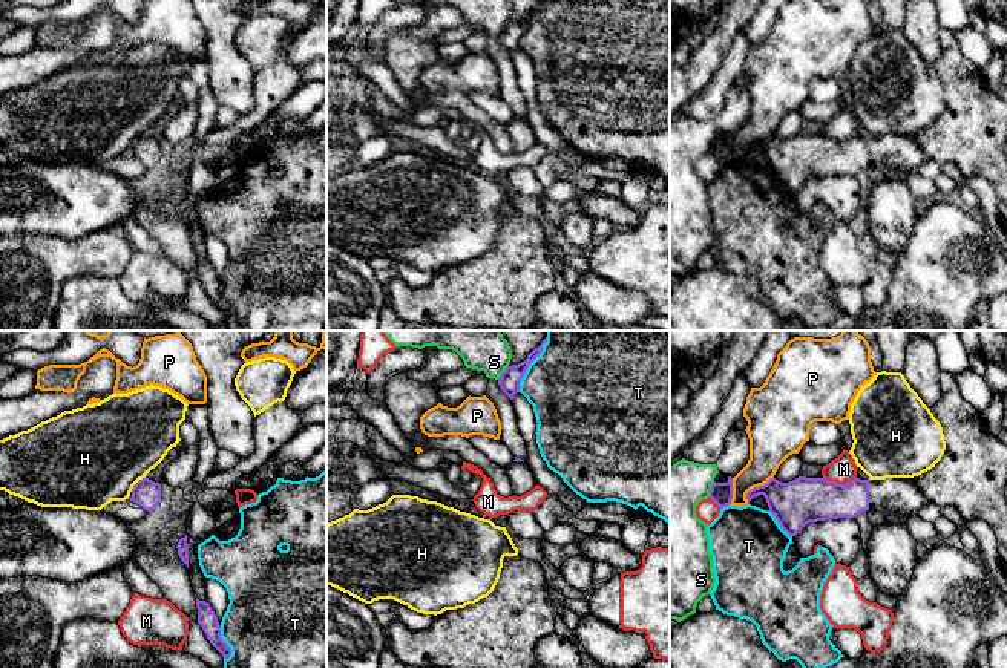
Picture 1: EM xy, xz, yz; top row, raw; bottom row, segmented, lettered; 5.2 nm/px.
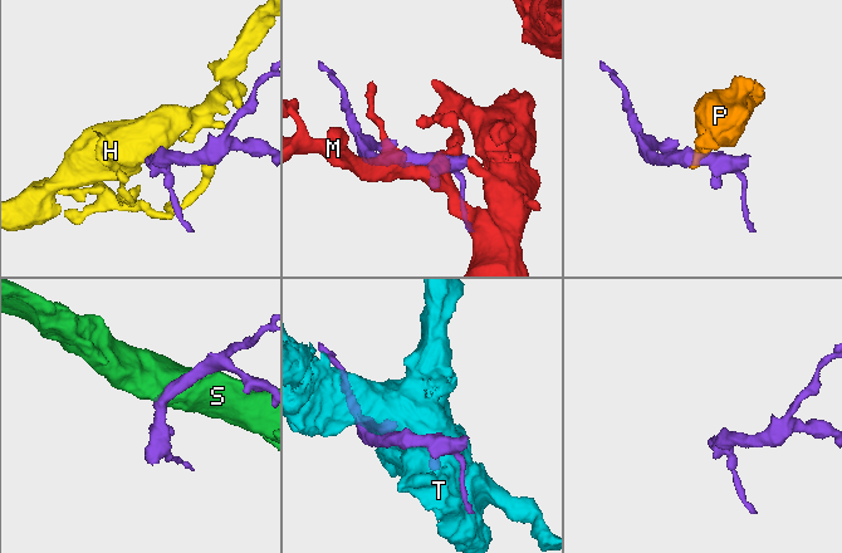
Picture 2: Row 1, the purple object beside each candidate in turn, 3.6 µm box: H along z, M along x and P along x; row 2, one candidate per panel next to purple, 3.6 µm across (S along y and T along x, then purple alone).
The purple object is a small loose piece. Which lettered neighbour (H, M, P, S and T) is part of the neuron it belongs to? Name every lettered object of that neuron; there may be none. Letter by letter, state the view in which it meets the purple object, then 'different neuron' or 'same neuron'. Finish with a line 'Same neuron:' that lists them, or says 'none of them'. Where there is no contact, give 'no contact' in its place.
H: xy | different neuron
M: yz | different neuron
P: yz | different neuron
S: yz | different neuron
T: xz | different neuron
Same neuron: none of them

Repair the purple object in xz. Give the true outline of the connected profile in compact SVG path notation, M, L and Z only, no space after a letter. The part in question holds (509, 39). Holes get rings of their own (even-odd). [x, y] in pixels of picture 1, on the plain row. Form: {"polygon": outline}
{"polygon": "M543 0L535 5L524 18L518 21L507 23L506 28L498 35L501 47L512 57L517 49L520 49L520 38L524 34L529 21L541 11Z"}

